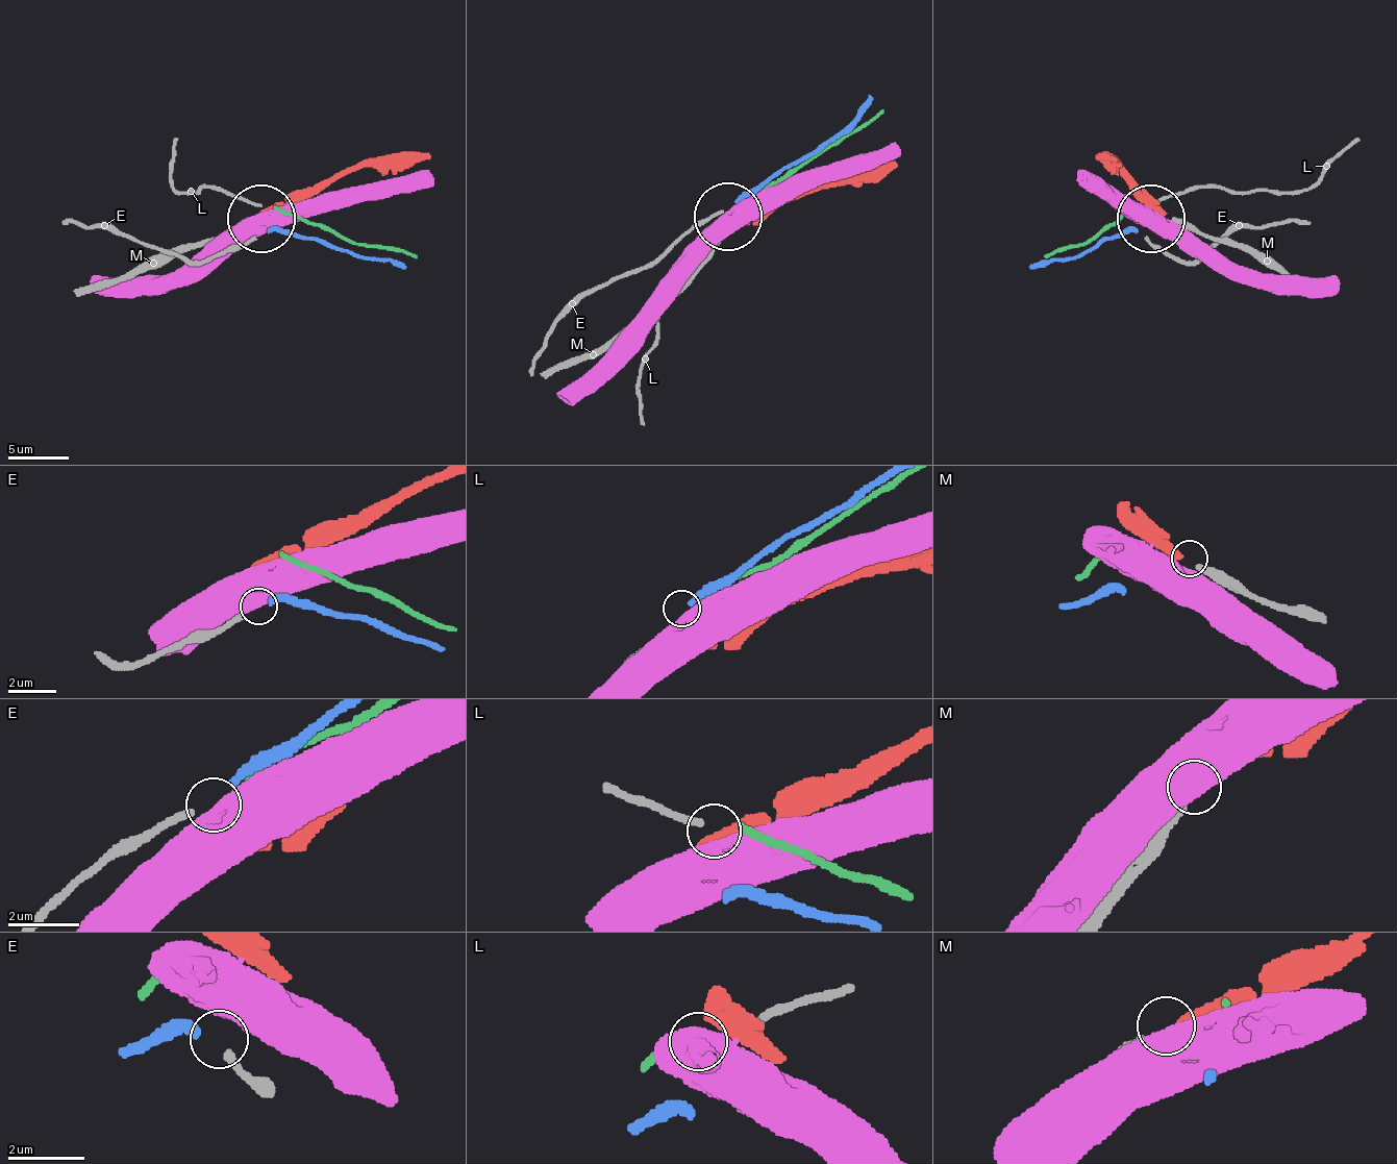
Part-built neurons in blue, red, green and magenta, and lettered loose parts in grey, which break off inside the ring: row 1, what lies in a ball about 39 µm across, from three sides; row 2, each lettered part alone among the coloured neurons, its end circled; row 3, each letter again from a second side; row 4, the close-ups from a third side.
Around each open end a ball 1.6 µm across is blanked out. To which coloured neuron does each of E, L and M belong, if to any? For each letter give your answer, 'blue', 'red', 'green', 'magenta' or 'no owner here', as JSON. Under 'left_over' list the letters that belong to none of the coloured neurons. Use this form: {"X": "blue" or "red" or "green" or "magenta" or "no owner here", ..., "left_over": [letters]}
{"E": "blue", "L": "no owner here", "M": "red", "left_over": ["L"]}

